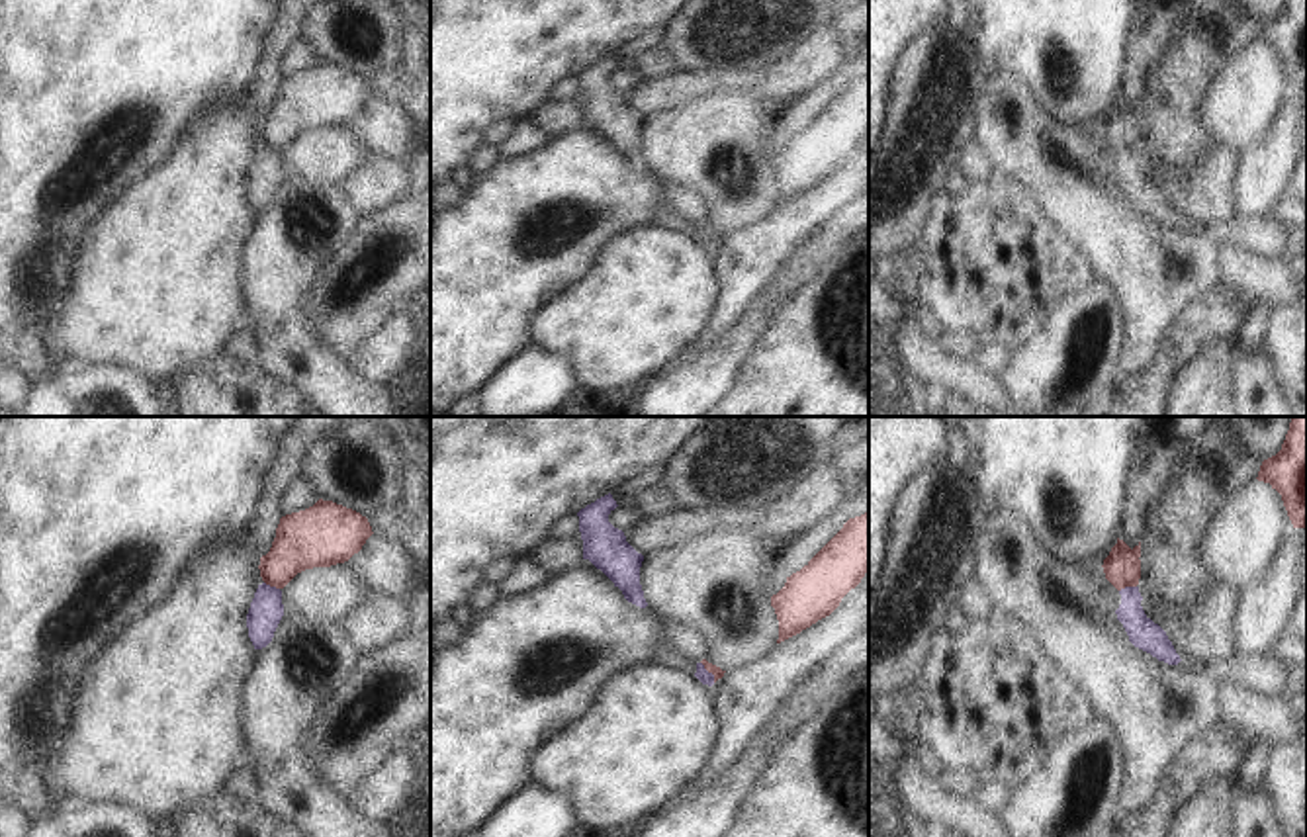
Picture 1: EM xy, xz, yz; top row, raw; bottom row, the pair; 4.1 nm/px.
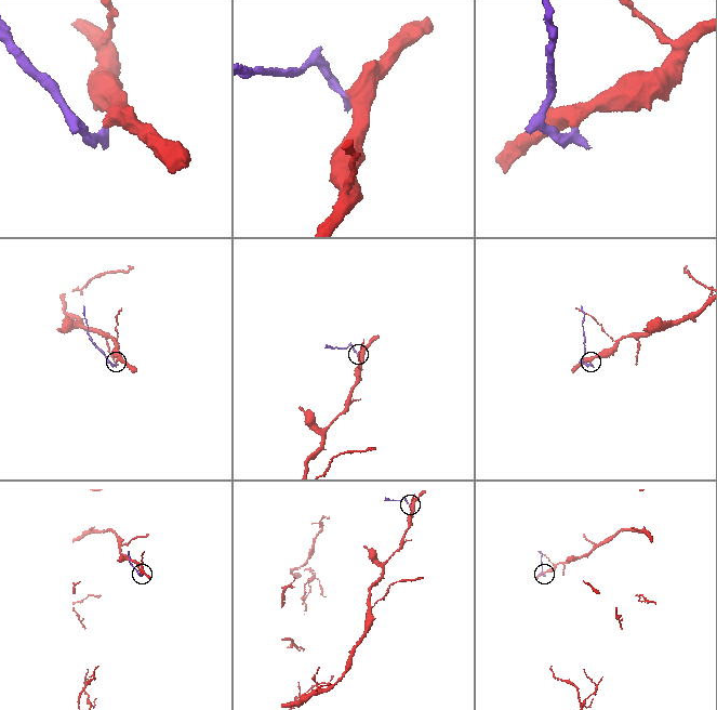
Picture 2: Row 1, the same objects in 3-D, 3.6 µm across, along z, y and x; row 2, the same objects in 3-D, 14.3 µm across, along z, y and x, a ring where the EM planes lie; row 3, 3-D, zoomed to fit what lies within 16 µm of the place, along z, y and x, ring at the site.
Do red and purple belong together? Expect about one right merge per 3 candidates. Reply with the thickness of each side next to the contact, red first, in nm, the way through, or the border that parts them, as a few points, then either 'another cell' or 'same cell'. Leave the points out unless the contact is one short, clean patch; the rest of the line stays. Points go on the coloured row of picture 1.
50 nm thick on the red side, 60 nm on the other; border along xz (701, 661), (715, 681); another cell

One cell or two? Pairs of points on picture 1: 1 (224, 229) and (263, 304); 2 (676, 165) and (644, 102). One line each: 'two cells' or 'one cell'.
1: two cells
2: two cells

